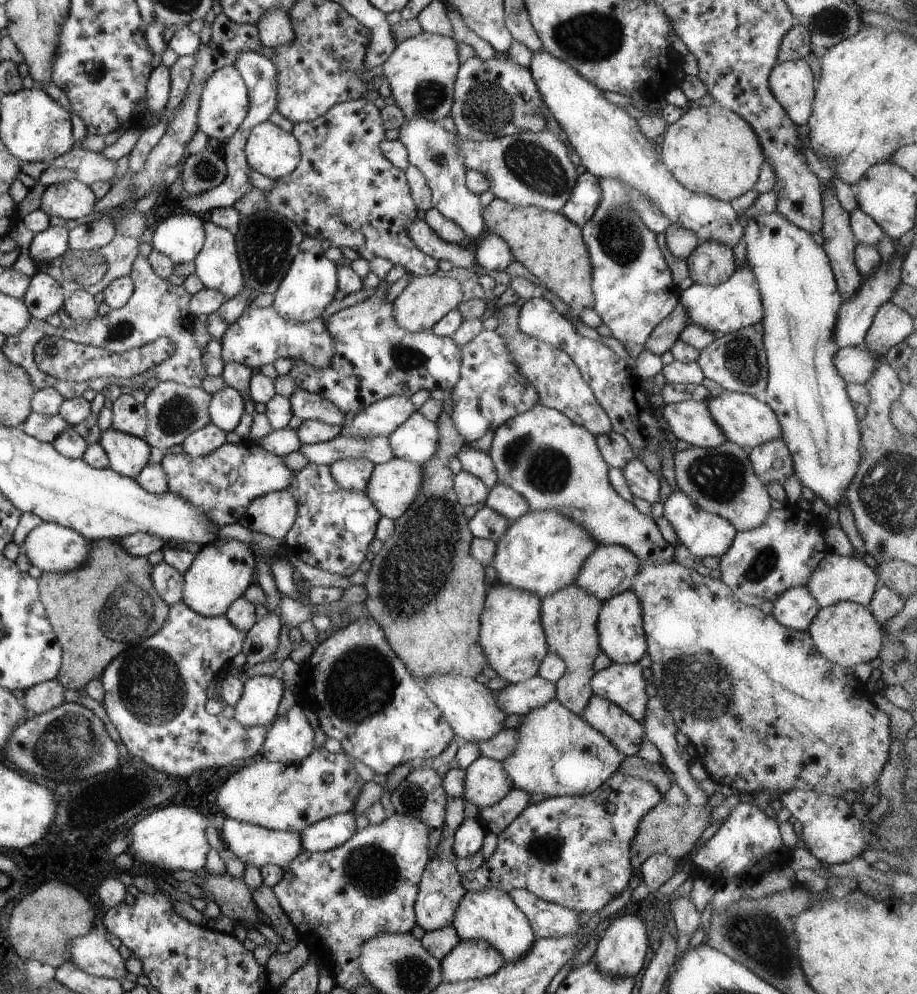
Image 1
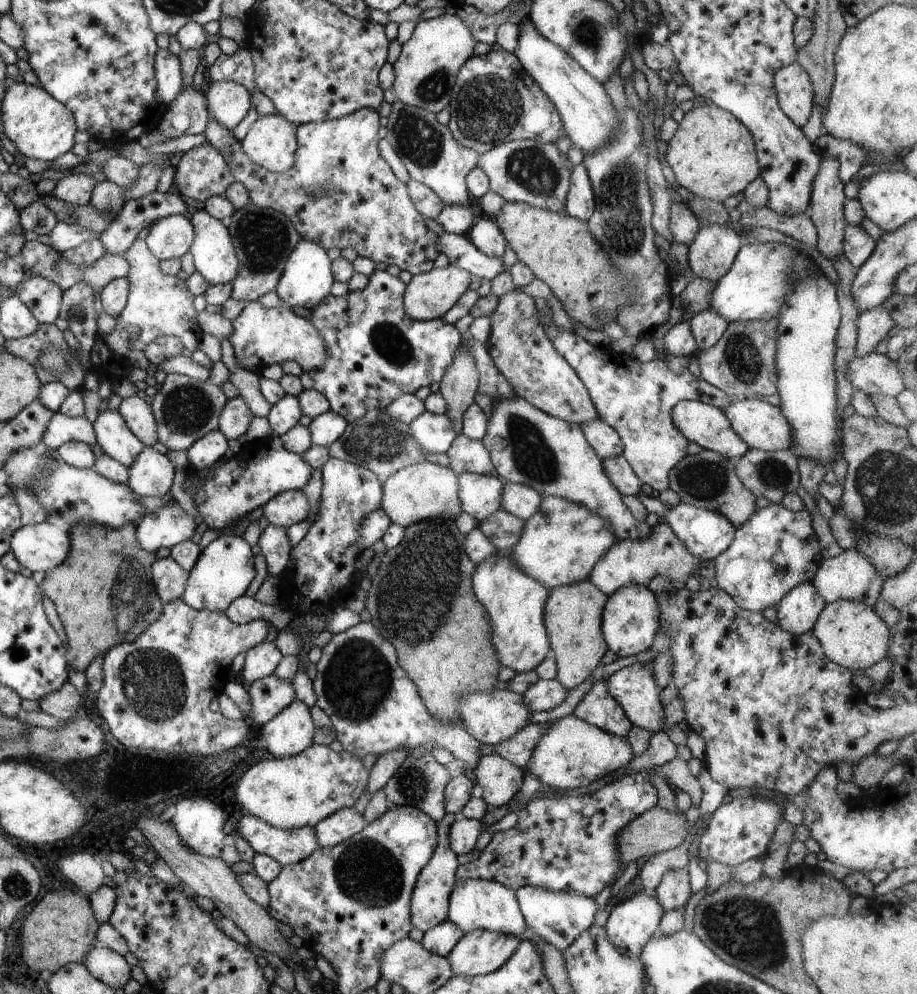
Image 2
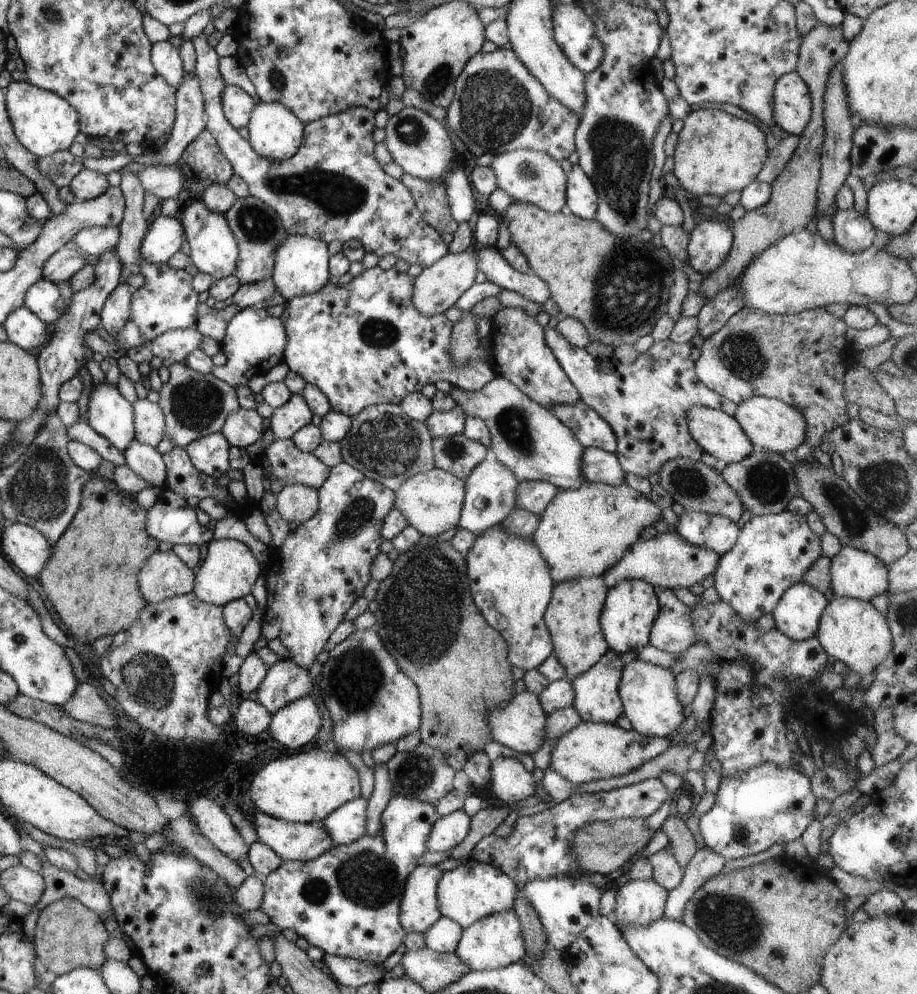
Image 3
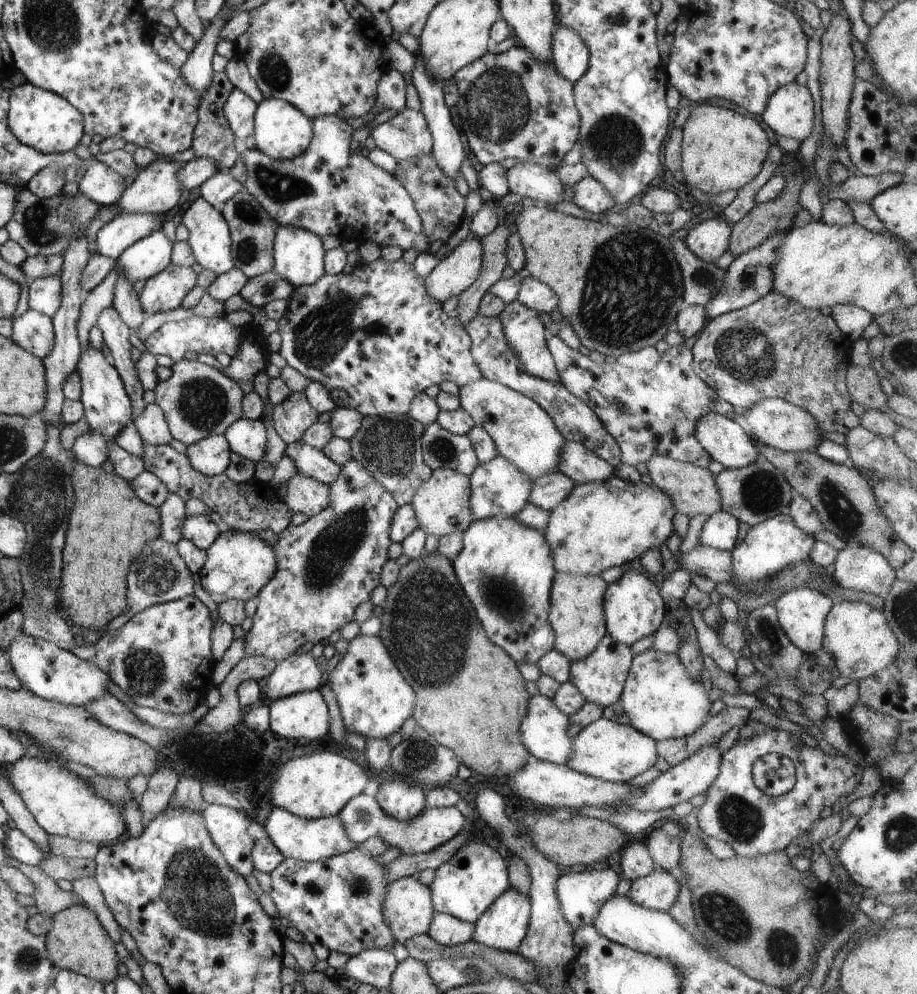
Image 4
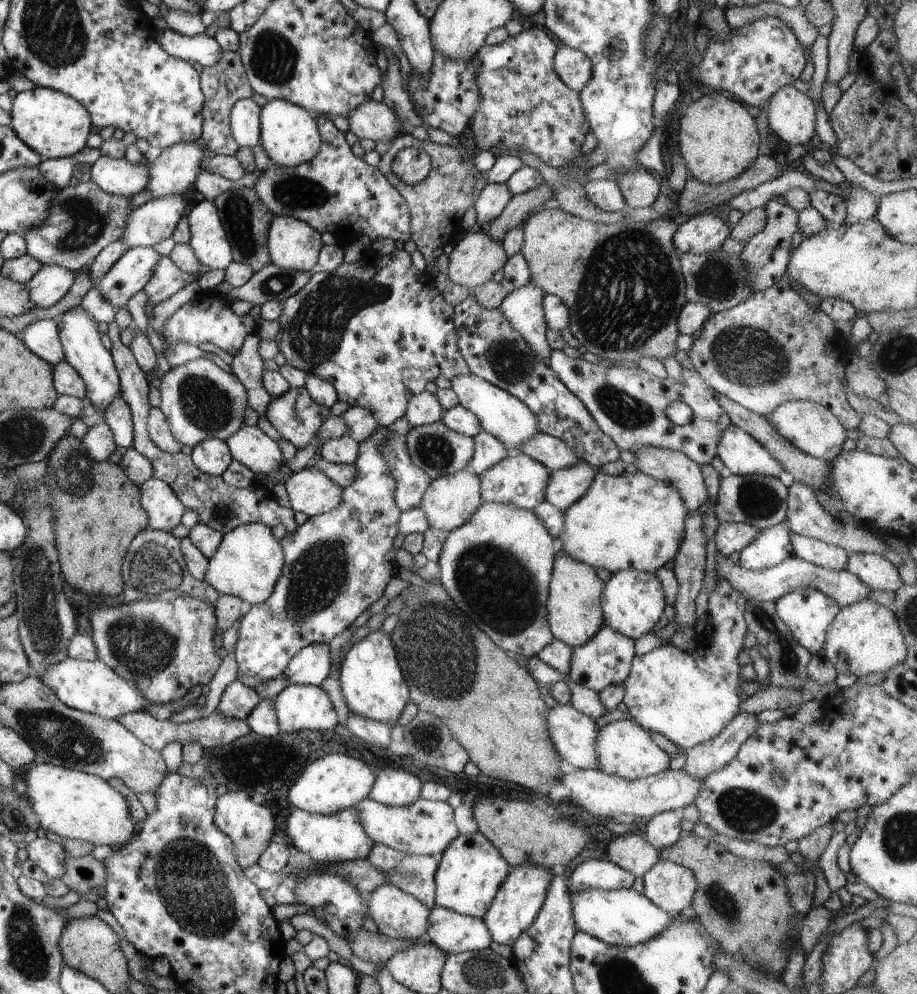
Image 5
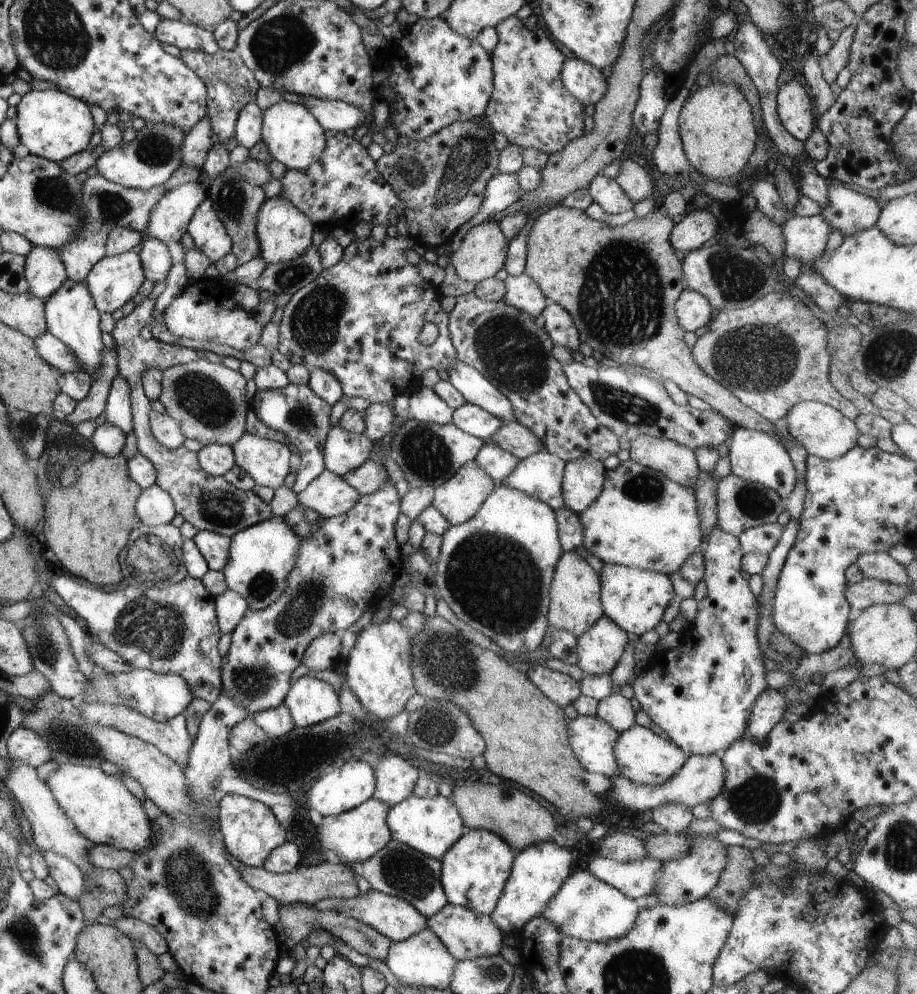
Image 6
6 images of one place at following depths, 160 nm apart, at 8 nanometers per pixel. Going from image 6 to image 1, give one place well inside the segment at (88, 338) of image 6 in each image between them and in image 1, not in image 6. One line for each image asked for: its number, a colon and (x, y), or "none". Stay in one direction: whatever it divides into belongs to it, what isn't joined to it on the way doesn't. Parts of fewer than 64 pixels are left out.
1: (127, 454)
2: (114, 436)
3: (109, 413)
4: (107, 407)
5: (84, 351)

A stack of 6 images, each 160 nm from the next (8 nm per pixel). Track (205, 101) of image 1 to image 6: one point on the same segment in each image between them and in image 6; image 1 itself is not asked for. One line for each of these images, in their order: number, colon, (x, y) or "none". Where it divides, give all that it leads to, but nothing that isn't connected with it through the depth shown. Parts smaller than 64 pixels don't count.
2: (228, 102)
3: (237, 104)
4: (239, 110)
5: (245, 115)
6: (249, 123)

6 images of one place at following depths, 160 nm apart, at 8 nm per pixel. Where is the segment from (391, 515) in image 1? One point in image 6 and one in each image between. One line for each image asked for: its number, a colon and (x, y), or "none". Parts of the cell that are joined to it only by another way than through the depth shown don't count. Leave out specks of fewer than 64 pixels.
2: (423, 491)
3: (432, 501)
4: (442, 505)
5: (450, 500)
6: (459, 498)

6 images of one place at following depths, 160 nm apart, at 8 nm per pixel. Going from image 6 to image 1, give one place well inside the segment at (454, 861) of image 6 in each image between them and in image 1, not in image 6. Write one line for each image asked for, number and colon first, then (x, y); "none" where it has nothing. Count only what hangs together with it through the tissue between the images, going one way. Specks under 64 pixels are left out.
1: (490, 914)
2: (473, 903)
3: (474, 889)
4: (465, 885)
5: (470, 871)

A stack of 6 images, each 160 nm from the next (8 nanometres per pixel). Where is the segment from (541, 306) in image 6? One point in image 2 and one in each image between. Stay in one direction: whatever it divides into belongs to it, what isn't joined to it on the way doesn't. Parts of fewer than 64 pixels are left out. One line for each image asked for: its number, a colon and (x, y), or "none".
2: (516, 340)
3: (520, 354)
4: (526, 333)
5: (523, 307)

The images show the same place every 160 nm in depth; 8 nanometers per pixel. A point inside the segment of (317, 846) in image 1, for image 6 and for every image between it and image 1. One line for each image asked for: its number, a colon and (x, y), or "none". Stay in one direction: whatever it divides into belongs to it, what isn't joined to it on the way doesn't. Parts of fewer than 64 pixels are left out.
2: (346, 822)
3: (346, 824)
4: (362, 817)
5: (424, 827)
6: (431, 825)

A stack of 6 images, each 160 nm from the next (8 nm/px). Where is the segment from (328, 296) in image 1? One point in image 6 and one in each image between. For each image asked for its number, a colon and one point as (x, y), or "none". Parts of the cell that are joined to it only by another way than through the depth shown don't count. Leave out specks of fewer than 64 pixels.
2: (307, 279)
3: (301, 265)
4: (298, 254)
5: (292, 244)
6: (284, 232)

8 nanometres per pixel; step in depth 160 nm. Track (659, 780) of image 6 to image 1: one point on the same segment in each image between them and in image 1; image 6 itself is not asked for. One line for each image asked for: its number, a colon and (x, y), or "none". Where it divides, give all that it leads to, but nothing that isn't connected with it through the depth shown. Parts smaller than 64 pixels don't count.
1: (558, 753)
2: (572, 753)
3: (591, 751)
4: (603, 749)
5: (624, 749)

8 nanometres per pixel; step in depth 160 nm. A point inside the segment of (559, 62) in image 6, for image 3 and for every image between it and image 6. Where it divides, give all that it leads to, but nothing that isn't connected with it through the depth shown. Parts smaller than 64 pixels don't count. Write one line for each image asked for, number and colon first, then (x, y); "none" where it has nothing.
3: (498, 106)
4: (512, 105)
5: (524, 104)

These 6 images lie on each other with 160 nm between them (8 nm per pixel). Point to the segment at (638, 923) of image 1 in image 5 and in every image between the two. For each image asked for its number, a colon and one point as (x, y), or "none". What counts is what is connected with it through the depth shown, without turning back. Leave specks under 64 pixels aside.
2: (631, 923)
3: (638, 902)
4: (658, 890)
5: (672, 887)

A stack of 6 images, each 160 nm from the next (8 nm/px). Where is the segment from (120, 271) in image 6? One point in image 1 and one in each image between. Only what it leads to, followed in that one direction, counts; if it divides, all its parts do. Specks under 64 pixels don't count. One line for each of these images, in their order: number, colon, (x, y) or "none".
1: (181, 237)
2: (170, 237)
3: (164, 236)
4: (146, 258)
5: (132, 271)

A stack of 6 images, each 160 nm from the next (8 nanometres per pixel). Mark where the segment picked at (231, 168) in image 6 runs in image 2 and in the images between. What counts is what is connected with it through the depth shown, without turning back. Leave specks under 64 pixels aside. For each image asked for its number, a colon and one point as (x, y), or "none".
2: (263, 238)
3: (257, 228)
4: (252, 229)
5: (246, 219)

